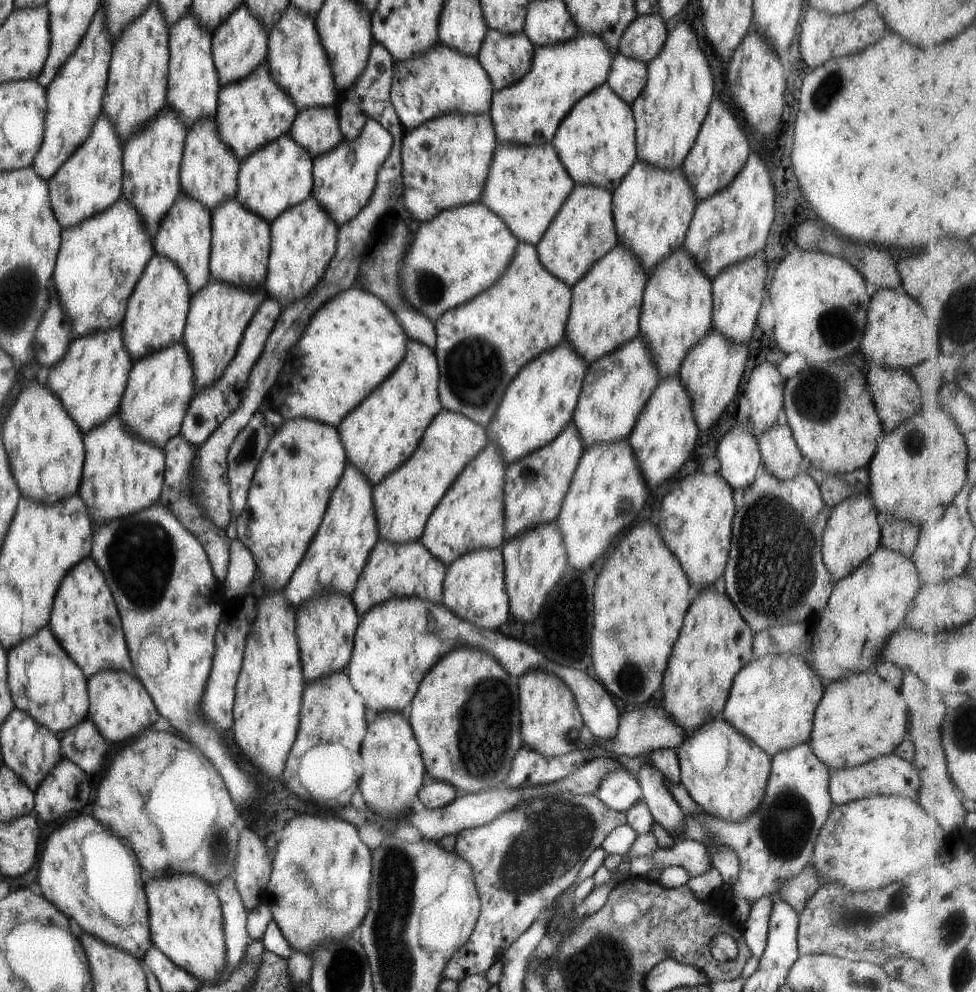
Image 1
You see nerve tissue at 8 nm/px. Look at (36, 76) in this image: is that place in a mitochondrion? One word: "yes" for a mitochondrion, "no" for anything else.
no

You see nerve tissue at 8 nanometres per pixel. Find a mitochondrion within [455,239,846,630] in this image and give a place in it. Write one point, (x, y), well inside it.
(774, 567)

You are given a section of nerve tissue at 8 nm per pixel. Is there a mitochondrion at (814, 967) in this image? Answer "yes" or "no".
no

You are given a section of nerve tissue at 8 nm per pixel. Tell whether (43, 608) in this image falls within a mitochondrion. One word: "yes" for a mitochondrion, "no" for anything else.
no

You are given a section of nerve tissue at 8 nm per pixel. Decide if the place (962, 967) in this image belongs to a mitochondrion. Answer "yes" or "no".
yes

